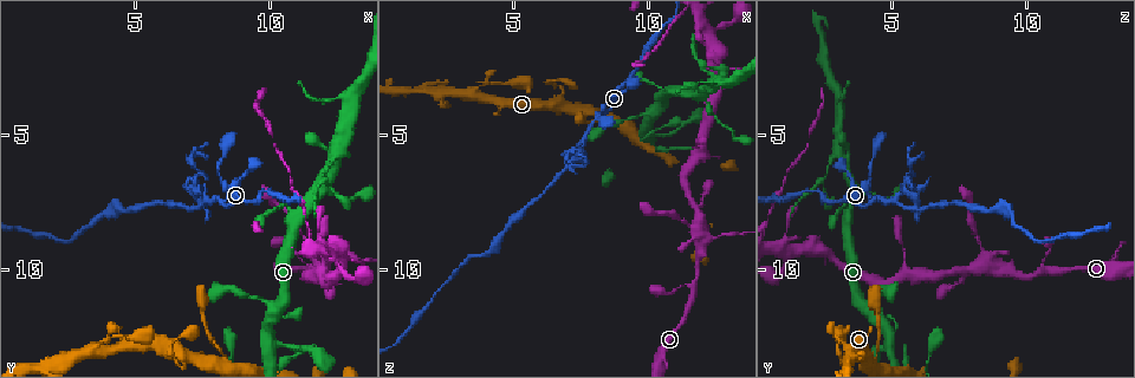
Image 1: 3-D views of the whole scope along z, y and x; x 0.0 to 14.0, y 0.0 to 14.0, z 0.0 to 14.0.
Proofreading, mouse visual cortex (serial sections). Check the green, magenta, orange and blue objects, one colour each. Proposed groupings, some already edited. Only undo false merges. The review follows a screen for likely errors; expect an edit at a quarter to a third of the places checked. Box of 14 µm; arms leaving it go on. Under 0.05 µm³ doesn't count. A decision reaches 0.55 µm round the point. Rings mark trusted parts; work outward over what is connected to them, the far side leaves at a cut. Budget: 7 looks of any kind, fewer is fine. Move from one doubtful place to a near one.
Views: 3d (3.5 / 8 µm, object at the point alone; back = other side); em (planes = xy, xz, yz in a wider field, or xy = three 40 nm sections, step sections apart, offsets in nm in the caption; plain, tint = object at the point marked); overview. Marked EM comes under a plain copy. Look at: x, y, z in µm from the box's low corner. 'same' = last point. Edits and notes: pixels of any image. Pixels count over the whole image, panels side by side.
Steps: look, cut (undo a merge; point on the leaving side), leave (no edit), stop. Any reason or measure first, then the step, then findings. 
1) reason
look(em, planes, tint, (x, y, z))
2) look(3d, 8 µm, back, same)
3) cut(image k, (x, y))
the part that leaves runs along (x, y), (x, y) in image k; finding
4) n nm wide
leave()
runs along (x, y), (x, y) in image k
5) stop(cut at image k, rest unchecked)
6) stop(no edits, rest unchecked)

thin neck
look(3d, 3.5 µm, (10.2, 7.7, 3.1))

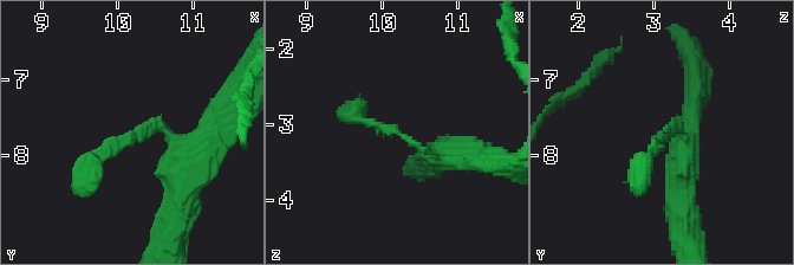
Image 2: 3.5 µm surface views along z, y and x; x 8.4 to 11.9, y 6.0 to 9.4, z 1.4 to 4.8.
shape alone is not enough
look(em, xy, step 2, tint, (10.25, 7.80, 3.10))

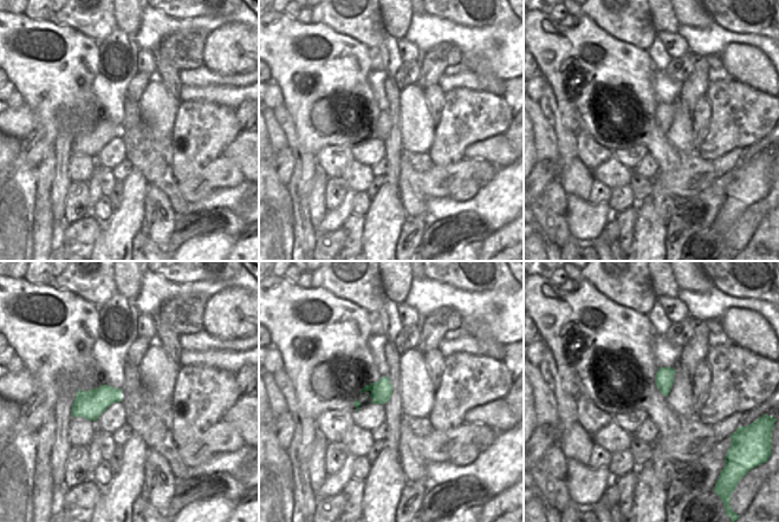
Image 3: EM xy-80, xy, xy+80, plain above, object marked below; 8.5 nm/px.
leave()
one cell here

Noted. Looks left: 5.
look(3d, 8 µm, (8.3, 13.1, 4.5))

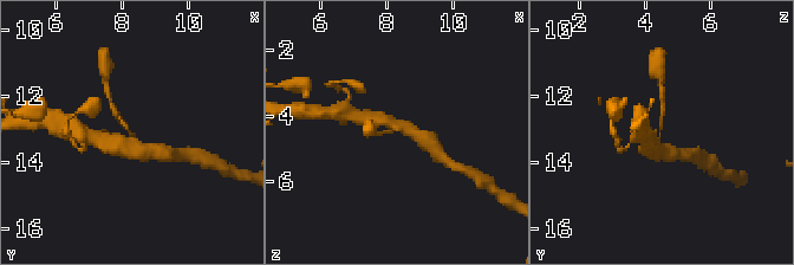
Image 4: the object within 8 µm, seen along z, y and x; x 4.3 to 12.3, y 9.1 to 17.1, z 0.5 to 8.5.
arms of 150, 400 nm; now the EM
look(em, planes, tint, (8.3, 13.2, 4.5))

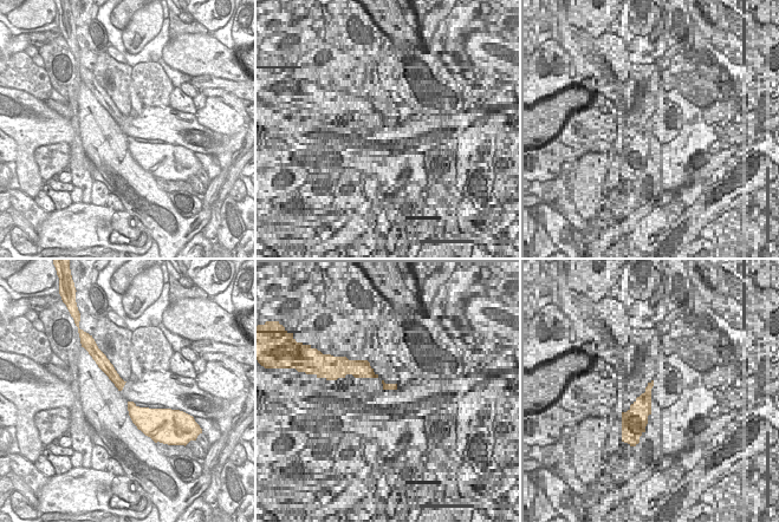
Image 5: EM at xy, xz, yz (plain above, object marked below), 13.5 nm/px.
140 nm wide
leave()
runs along (648, 146), (659, 135), (663, 105) in image 4; continuous, no second cell

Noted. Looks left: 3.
three arms meet
look(3d, 3.5 µm, (7.7, 7.5, 5.2))

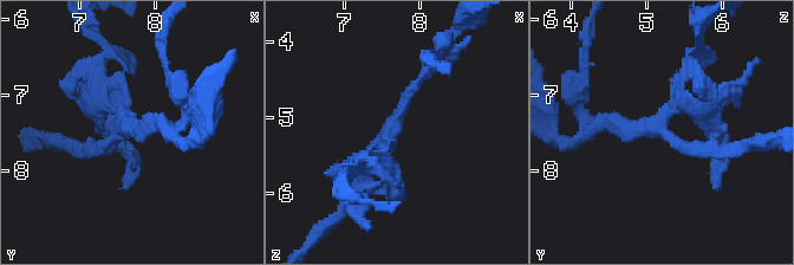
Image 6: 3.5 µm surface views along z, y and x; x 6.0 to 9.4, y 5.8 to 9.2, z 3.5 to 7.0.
need the tissue
look(em, xy, step 3, tint, (7.65, 7.45, 5.10))

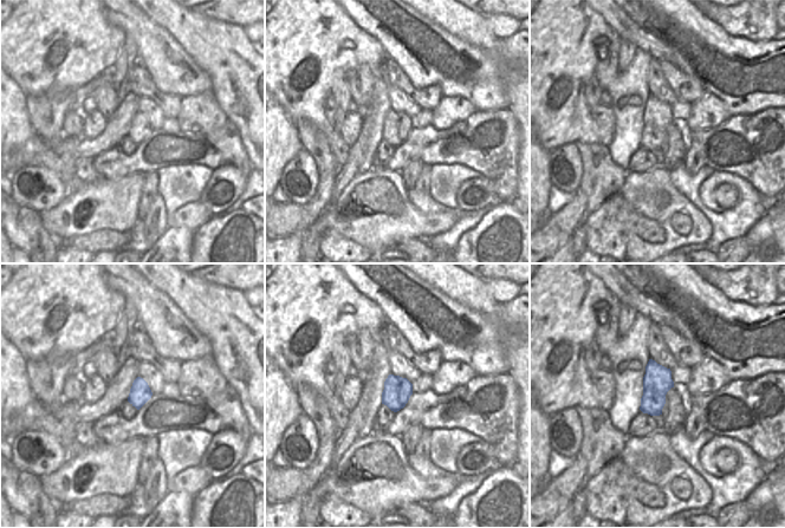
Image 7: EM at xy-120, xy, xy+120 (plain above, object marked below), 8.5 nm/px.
cut(image 6, (716, 179))
the part that leaves runs along (669, 108), (681, 108), (700, 31) in image 6; two cells meet here

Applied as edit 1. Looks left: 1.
stop(cut at image 6, rest unchecked)

